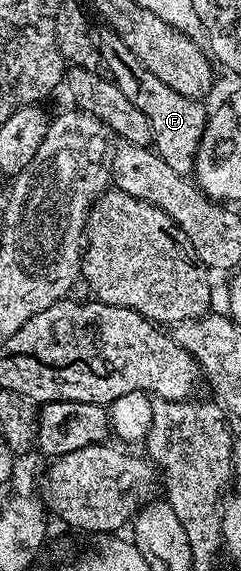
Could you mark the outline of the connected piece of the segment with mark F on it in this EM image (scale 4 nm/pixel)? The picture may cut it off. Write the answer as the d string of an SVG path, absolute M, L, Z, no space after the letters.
M102 25L99 28L96 31L98 52L109 78L113 79L120 93L124 93L124 97L128 97L128 101L132 101L132 105L136 105L136 109L140 109L140 113L148 117L154 137L153 150L175 173L189 176L194 170L194 159L198 156L202 134L206 131L207 108L202 108L201 102L184 97L176 89L164 85L164 81L160 81L156 73L148 73L140 57L136 57L136 53L132 53L132 49L128 49L128 45L120 41L120 37L116 37L111 27Z

